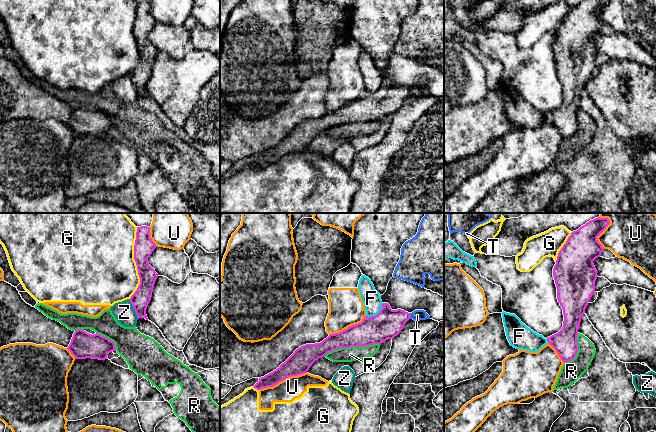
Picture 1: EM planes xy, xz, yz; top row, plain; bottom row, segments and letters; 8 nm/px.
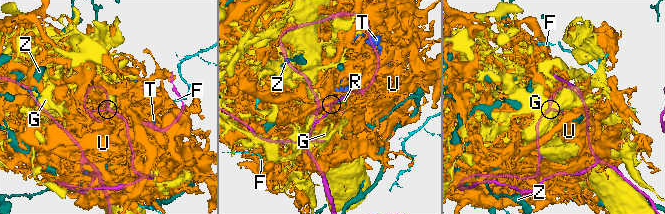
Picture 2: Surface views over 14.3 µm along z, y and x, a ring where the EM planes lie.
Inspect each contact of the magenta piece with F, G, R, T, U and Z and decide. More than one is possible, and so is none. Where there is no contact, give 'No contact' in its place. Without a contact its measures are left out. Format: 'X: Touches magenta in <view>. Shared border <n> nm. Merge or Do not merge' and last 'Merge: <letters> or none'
F: Touches magenta in xz. Shared border 180 nm. Do not merge
G: Touches magenta in xy. Shared border 600 nm. Do not merge
R: Touches magenta in xz. Shared border 480 nm. Do not merge
T: Touches magenta in xz. Shared border 50 nm. Do not merge
U: Touches magenta in xz. Shared border 420 nm. Do not merge
Z: Touches magenta in xy. Shared border 180 nm. Do not merge
Merge: none

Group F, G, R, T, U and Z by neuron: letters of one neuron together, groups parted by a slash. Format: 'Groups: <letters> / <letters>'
Groups: F / G U / R / T / Z

